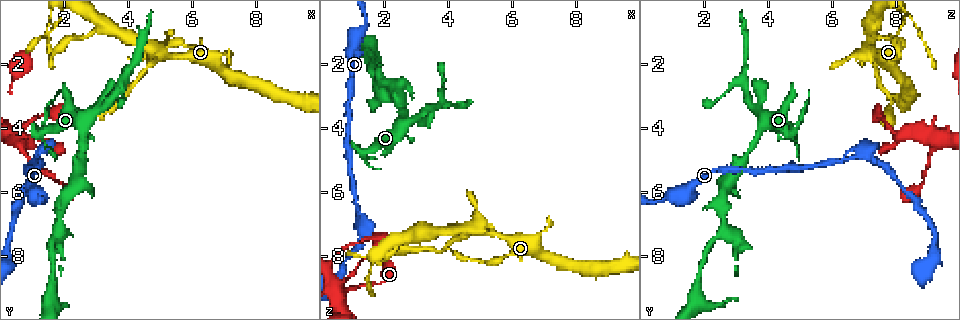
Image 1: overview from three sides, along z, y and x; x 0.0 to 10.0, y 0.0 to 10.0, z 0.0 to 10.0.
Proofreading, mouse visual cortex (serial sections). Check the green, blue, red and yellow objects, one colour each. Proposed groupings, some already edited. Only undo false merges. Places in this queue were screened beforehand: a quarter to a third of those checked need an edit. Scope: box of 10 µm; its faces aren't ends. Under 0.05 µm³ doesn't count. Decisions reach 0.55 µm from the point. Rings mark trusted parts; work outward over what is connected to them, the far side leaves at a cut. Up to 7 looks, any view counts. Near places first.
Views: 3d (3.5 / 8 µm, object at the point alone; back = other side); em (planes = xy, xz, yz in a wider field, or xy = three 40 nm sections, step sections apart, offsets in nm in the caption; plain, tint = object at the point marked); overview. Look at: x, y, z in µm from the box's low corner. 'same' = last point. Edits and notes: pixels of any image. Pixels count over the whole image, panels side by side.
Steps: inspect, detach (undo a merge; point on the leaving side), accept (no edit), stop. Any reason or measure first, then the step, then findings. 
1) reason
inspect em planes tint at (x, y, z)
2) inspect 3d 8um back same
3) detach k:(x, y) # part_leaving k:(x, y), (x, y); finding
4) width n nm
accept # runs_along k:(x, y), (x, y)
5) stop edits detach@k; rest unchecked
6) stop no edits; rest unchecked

branch point
inspect 3d 3.5um at (1.90, 7.20, 2.70)

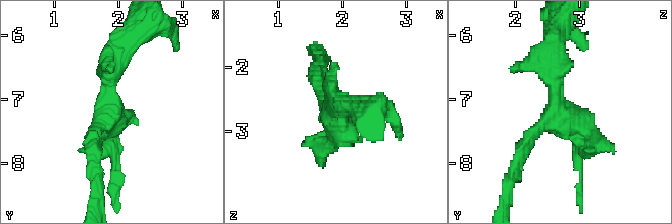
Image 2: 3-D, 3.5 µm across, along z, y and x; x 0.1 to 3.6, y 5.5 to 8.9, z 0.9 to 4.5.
shape alone is not enough
inspect em xy step 1 tint at (1.85, 7.15, 2.65)

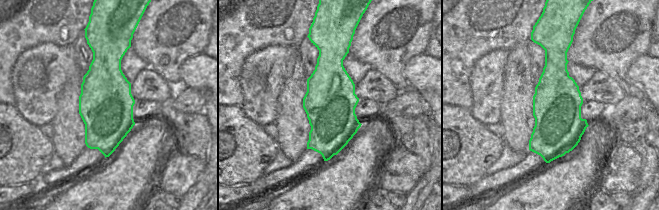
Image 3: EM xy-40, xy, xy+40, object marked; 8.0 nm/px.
accept # runs_along 2:(554, 45), (557, 110), (519, 159); one cell here

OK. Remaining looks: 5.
branch point
inspect 3d 8um back at (1.25, 4.90, 6.90)

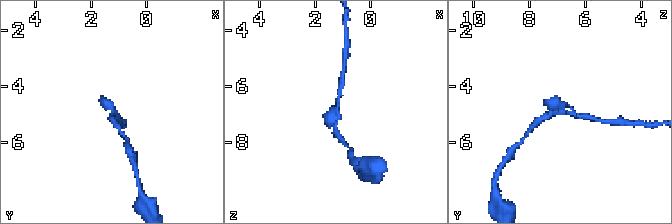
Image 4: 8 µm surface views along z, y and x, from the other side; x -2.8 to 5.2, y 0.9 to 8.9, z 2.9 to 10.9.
zoom in
inspect 3d 3.5um back same

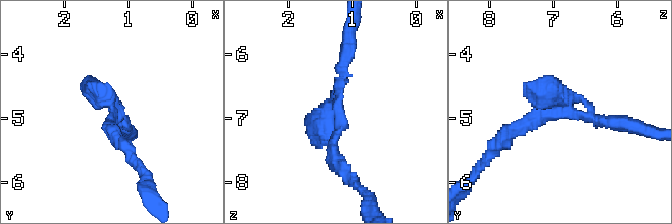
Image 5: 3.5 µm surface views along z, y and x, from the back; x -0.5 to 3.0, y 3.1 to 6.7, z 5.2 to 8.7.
shape alone is not enough
inspect em xy step 3 tint at (1.25, 4.90, 6.85)

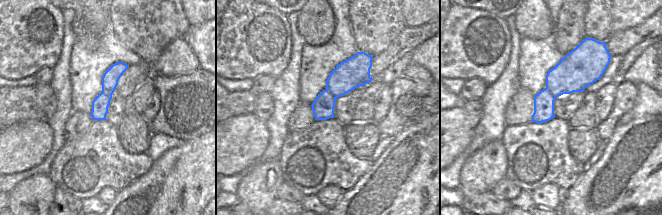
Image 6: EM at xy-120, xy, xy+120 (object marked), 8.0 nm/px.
detach 5:(535, 84) # part_leaving 5:(554, 104), (549, 97), (524, 82); two cells meet here

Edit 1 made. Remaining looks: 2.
two arms in line, one across
inspect 3d 3.5um back at (4.95, 1.60, 7.15)

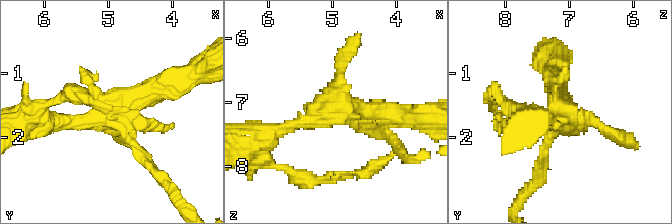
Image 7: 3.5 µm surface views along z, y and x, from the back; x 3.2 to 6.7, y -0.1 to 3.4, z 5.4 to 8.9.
accept # runs_along 7:(52, 121), (95, 121), (172, 87); all the same cell

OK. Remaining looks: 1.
stop edits detach@5; rest unchecked

